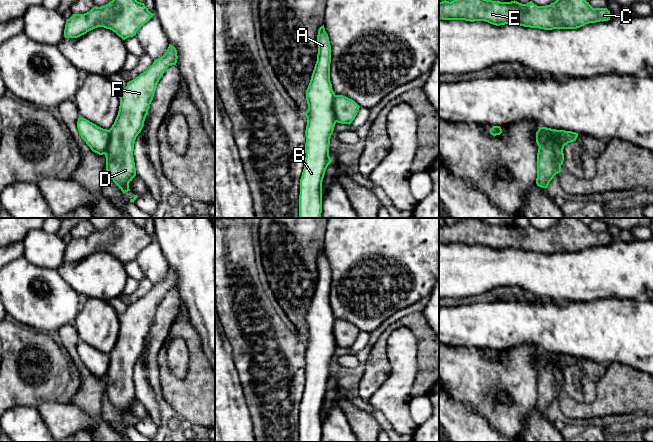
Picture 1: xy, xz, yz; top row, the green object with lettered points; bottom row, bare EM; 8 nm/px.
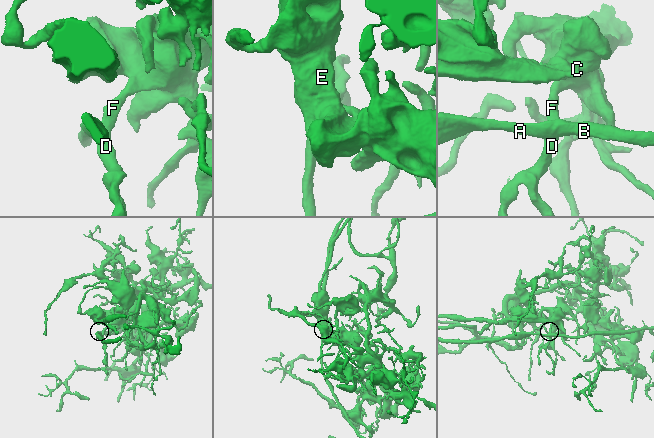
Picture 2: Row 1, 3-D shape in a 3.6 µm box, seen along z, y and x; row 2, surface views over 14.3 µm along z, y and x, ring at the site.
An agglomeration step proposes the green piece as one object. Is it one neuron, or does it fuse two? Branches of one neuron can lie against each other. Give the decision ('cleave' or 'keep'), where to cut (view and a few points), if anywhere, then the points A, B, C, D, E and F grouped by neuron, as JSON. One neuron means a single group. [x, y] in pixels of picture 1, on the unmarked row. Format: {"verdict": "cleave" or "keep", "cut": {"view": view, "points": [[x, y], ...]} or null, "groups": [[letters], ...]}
{"verdict": "cleave", "cut": {"view": "xz", "points": [[336, 319], [333, 325], [335, 345]]}, "groups": [["A", "B"], ["C", "D", "E", "F"]]}

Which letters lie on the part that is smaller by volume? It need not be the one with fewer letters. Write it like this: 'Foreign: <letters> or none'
Foreign: A, B

